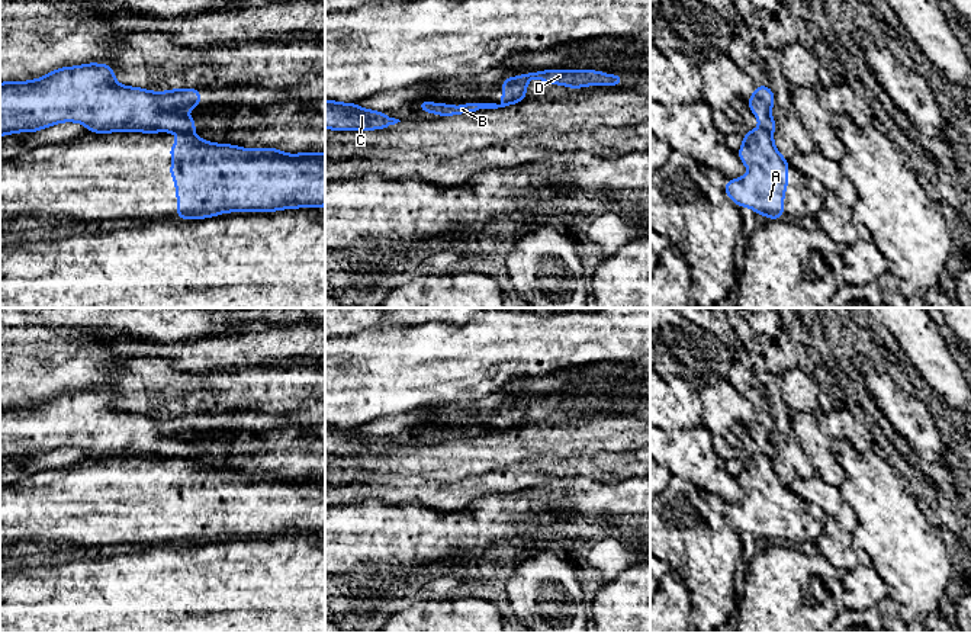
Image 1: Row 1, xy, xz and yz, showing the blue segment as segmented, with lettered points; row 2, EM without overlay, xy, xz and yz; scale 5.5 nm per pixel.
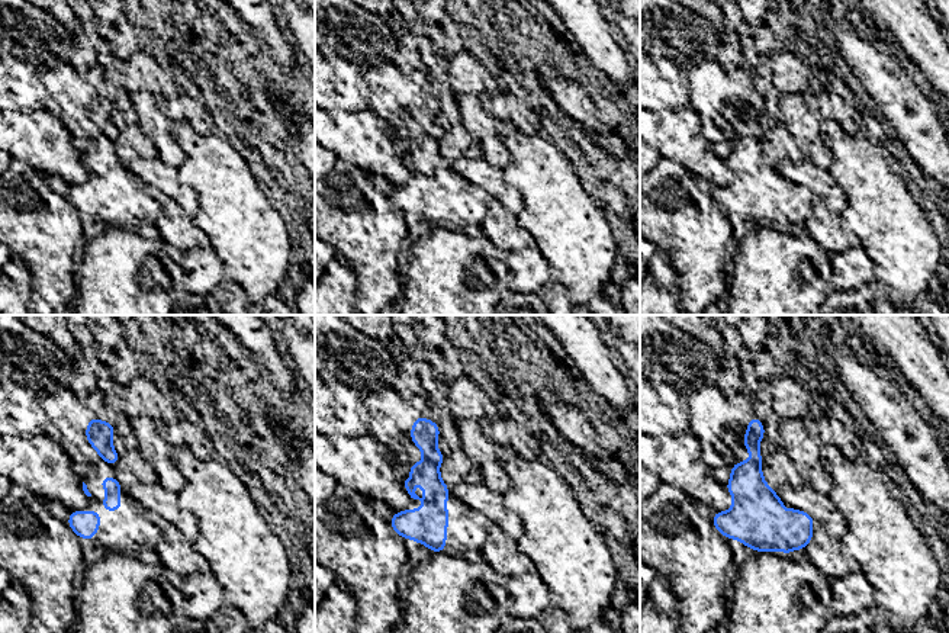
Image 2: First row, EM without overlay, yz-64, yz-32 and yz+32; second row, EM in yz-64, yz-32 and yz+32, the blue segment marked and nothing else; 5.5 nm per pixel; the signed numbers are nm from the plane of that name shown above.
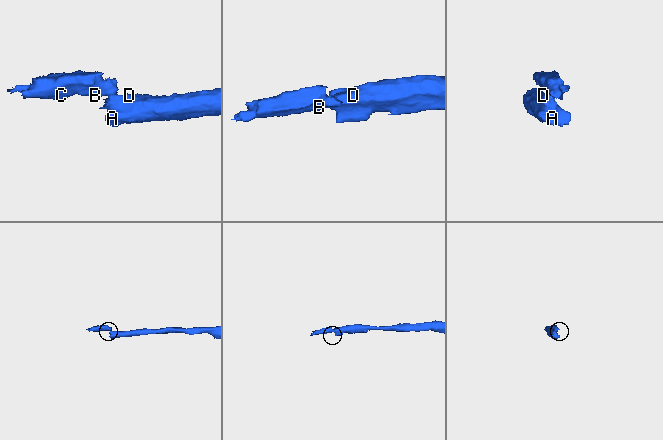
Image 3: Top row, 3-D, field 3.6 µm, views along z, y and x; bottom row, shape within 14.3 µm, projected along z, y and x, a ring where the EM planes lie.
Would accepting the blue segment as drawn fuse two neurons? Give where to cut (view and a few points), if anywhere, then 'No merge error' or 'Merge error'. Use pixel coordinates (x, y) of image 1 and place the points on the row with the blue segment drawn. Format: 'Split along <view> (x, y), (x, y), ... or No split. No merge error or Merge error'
Split along xy (177, 131), (192, 132). Merge error

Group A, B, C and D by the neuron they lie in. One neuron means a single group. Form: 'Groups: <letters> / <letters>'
Groups: A D / B C

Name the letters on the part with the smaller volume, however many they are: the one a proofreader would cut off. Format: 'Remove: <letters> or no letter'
Remove: B, C

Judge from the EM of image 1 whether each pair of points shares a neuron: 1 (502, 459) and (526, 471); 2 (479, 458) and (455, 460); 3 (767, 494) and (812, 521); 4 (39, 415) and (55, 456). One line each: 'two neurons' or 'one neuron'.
1: two neurons
2: one neuron
3: one neuron
4: one neuron

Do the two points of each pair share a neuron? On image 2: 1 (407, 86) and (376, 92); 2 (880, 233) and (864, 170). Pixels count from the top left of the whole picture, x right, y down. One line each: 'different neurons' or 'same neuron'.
1: same neuron
2: same neuron

